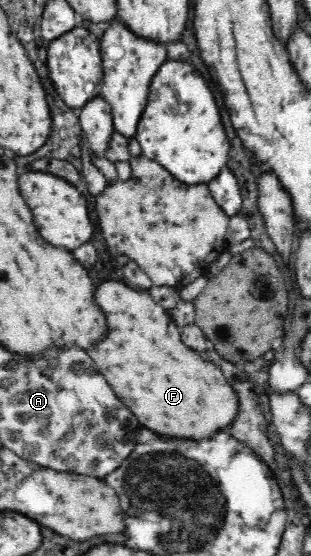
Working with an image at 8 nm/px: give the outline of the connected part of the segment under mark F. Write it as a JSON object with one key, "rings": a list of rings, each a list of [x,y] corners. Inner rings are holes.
{"rings":[[[109,280],[97,286],[95,300],[107,316],[109,336],[91,350],[91,358],[95,360],[107,382],[113,384],[123,404],[131,408],[131,412],[145,428],[151,428],[153,432],[159,432],[163,436],[203,440],[203,436],[215,436],[219,428],[225,428],[235,420],[240,407],[235,389],[227,383],[217,365],[209,360],[203,360],[195,350],[187,348],[181,342],[180,328],[175,326],[167,310],[153,302],[150,294],[135,292],[125,284]]]}

